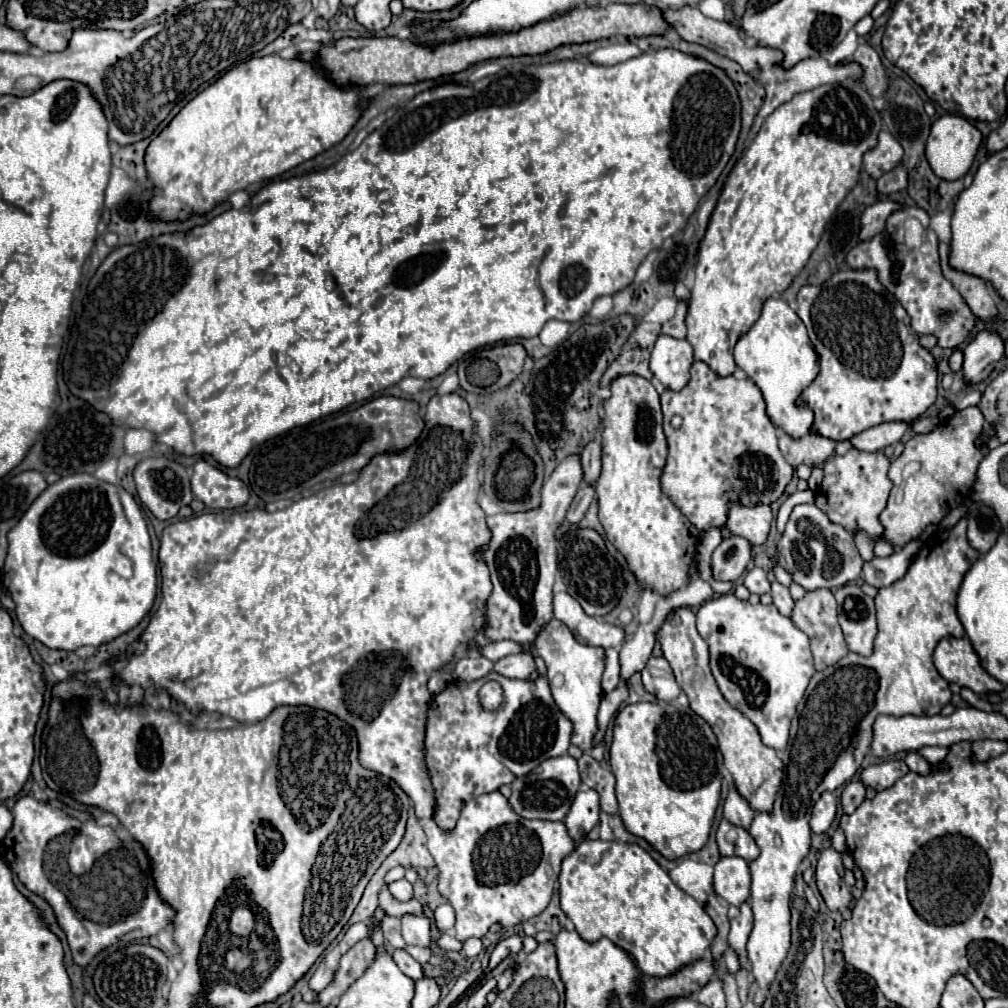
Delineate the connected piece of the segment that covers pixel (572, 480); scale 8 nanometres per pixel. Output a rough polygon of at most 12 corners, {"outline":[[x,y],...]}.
{"outline":[[568,455],[542,507],[486,517],[484,635],[532,645],[552,613],[556,527],[584,479]]}

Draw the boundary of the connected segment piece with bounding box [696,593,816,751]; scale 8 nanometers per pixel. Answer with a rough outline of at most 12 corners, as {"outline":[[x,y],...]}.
{"outline":[[734,593],[696,617],[724,699],[788,745],[808,635]]}

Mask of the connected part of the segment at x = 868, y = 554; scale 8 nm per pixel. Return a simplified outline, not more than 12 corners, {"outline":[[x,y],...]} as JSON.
{"outline":[[858,533],[854,541],[864,561],[874,559],[874,541],[864,533]]}

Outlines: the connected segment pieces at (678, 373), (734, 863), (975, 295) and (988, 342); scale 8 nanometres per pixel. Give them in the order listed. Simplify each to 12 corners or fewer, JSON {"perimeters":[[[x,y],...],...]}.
{"perimeters":[[[660,335],[650,371],[668,389],[688,383],[692,345]],[[722,857],[714,889],[730,905],[750,897],[750,871],[740,857]],[[940,243],[944,277],[980,319],[996,317],[986,281],[950,267],[950,243]],[[980,331],[964,349],[964,379],[984,381],[1004,339]]]}

